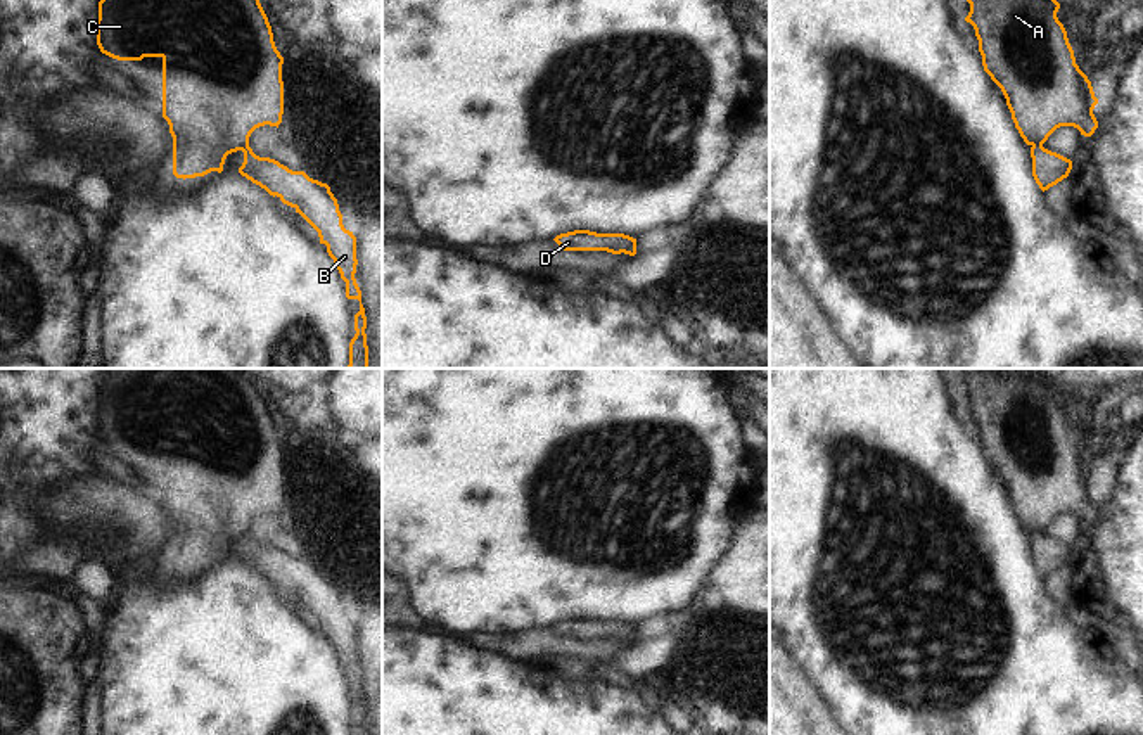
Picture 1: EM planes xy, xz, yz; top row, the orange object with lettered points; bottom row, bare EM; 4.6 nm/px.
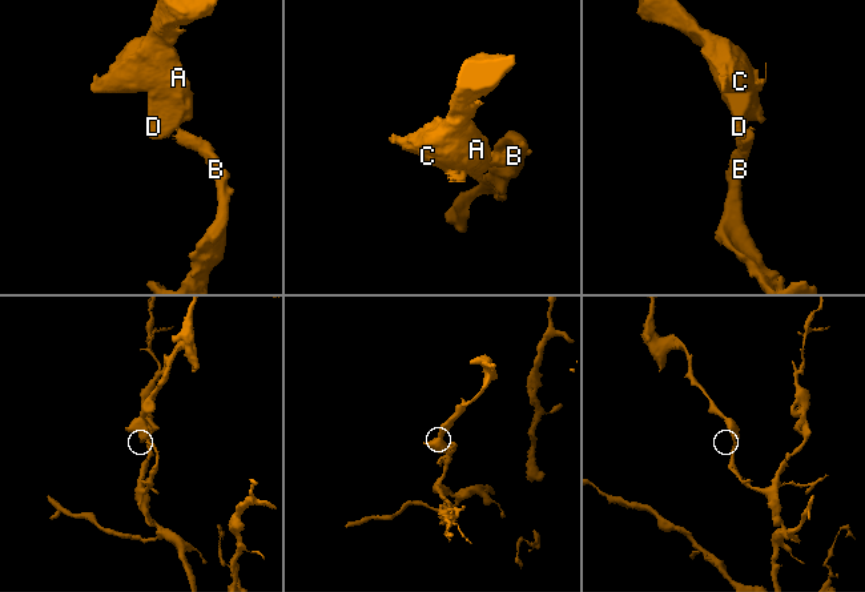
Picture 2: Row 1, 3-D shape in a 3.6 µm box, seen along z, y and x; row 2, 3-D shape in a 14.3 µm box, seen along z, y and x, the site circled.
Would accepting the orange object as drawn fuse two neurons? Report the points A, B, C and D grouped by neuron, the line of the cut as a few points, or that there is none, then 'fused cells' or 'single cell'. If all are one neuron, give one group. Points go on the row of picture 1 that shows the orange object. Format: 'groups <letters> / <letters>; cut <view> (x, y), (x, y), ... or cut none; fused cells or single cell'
groups A C D / B; cut yz (1041, 142), (1033, 146); fused cells

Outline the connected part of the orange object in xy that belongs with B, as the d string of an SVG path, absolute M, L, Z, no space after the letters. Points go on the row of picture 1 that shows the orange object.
M244 145L244 163L239 173L252 183L277 195L284 204L299 213L327 246L341 278L346 282L346 297L360 301L360 311L354 315L354 337L349 342L348 368L368 368L367 316L361 304L361 291L356 284L356 237L342 225L337 199L327 183L310 178L304 171L292 171L270 157L259 157Z

